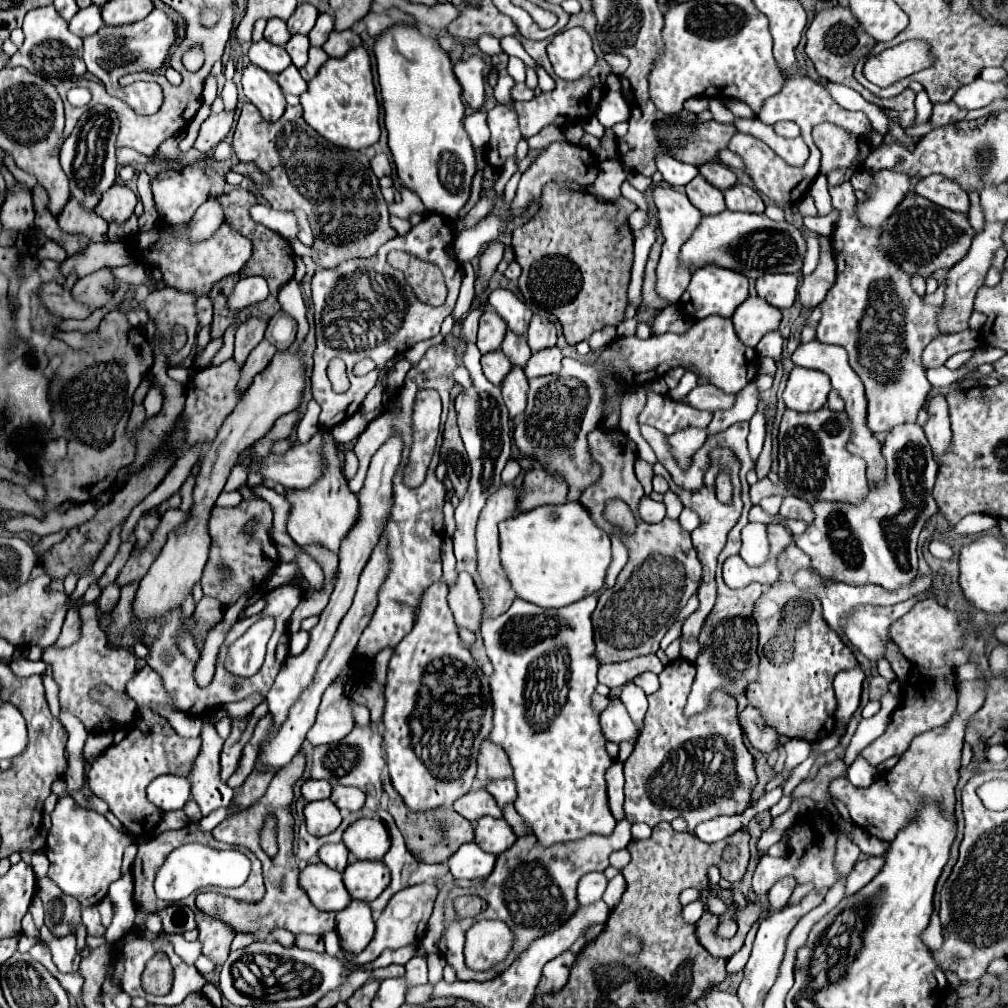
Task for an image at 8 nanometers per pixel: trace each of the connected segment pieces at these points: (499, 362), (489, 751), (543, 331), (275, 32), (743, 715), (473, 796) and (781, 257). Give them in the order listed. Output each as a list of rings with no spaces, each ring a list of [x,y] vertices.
[[[491,351],[487,355],[481,357],[481,365],[483,365],[483,373],[485,377],[493,383],[493,385],[501,385],[505,375],[513,369],[511,361],[501,353],[501,351]]]
[[[485,739],[479,749],[477,777],[481,783],[487,783],[489,779],[499,779],[499,777],[501,779],[511,777],[511,765],[509,765],[509,757],[505,749],[495,745],[489,739]]]
[[[533,315],[531,319],[531,327],[527,331],[527,343],[531,347],[533,353],[553,347],[557,341],[557,333],[555,333],[555,325],[543,317],[543,315]]]
[[[269,19],[265,27],[265,39],[275,45],[285,45],[291,39],[291,33],[287,31],[285,21],[281,19]]]
[[[745,707],[741,713],[739,713],[739,725],[743,727],[743,733],[747,735],[747,741],[767,753],[767,751],[773,751],[777,747],[777,733],[775,729],[767,727],[763,717],[759,715],[759,711],[755,711],[755,707]]]
[[[475,789],[475,791],[469,791],[467,795],[463,795],[461,799],[455,801],[453,809],[463,815],[465,819],[471,819],[473,823],[479,819],[479,817],[485,817],[485,815],[491,815],[491,817],[501,817],[501,809],[495,801],[495,797],[491,793],[487,793],[485,789]]]
[[[729,209],[707,215],[701,219],[691,237],[683,243],[679,251],[679,261],[683,267],[695,271],[705,265],[717,265],[743,273],[747,279],[757,279],[765,273],[797,273],[801,271],[805,255],[805,237],[801,231],[783,221],[771,221],[767,215],[757,213],[733,213]]]

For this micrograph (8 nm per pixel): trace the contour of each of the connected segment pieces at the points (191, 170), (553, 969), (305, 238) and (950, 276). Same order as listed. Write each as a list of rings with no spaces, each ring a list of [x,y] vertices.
[[[187,165],[183,171],[165,171],[153,179],[153,199],[163,221],[187,223],[209,197],[211,181],[203,167]]]
[[[565,951],[563,955],[559,955],[559,959],[551,959],[545,967],[543,967],[543,975],[541,975],[541,981],[537,985],[537,991],[535,991],[535,999],[541,997],[541,995],[547,995],[547,993],[557,993],[561,991],[561,987],[567,983],[569,979],[569,969],[575,961],[575,953],[571,951]]]
[[[293,211],[293,213],[295,213],[295,217],[297,217],[297,221],[299,221],[299,233],[297,233],[297,239],[299,239],[303,245],[311,245],[313,239],[315,239],[315,235],[313,235],[309,223],[307,223],[307,217],[303,215],[303,211]]]
[[[991,223],[991,225],[985,225],[985,231],[975,235],[973,239],[973,245],[969,249],[969,253],[959,261],[955,263],[947,273],[945,273],[945,301],[941,303],[941,311],[939,311],[939,333],[941,335],[949,335],[949,333],[959,333],[959,331],[965,331],[969,325],[969,317],[973,313],[973,297],[975,297],[975,291],[979,287],[983,287],[983,279],[989,271],[989,263],[991,263],[991,257],[993,257],[993,251],[1003,247],[1003,241],[1001,241],[1001,231],[1003,231],[1003,223]]]

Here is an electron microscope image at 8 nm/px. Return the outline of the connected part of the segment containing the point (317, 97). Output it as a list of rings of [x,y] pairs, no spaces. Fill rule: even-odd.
[[[357,47],[351,53],[347,53],[341,59],[329,59],[315,79],[309,81],[309,89],[301,95],[301,107],[303,107],[303,119],[309,127],[313,127],[321,137],[325,137],[329,143],[361,151],[379,141],[379,103],[375,97],[375,85],[373,85],[373,73],[371,73],[371,57],[365,47]]]

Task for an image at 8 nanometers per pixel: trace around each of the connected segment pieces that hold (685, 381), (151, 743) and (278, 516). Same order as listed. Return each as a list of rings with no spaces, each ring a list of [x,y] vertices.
[[[687,371],[687,373],[683,375],[683,379],[679,381],[679,385],[669,391],[669,397],[671,397],[671,399],[685,399],[685,395],[687,395],[693,387],[697,387],[697,377],[695,377],[691,371]]]
[[[141,709],[131,723],[129,733],[117,745],[107,747],[93,763],[87,773],[93,795],[101,797],[111,813],[123,823],[125,831],[135,833],[139,839],[149,839],[161,821],[161,811],[147,799],[147,785],[165,773],[189,775],[199,755],[201,739],[187,739],[167,723],[167,719],[155,715],[151,709]]]
[[[253,487],[253,491],[263,497],[271,507],[273,507],[273,529],[275,529],[275,543],[279,545],[295,545],[295,541],[287,535],[287,513],[289,513],[289,503],[285,497],[279,497],[273,489],[267,487]]]

